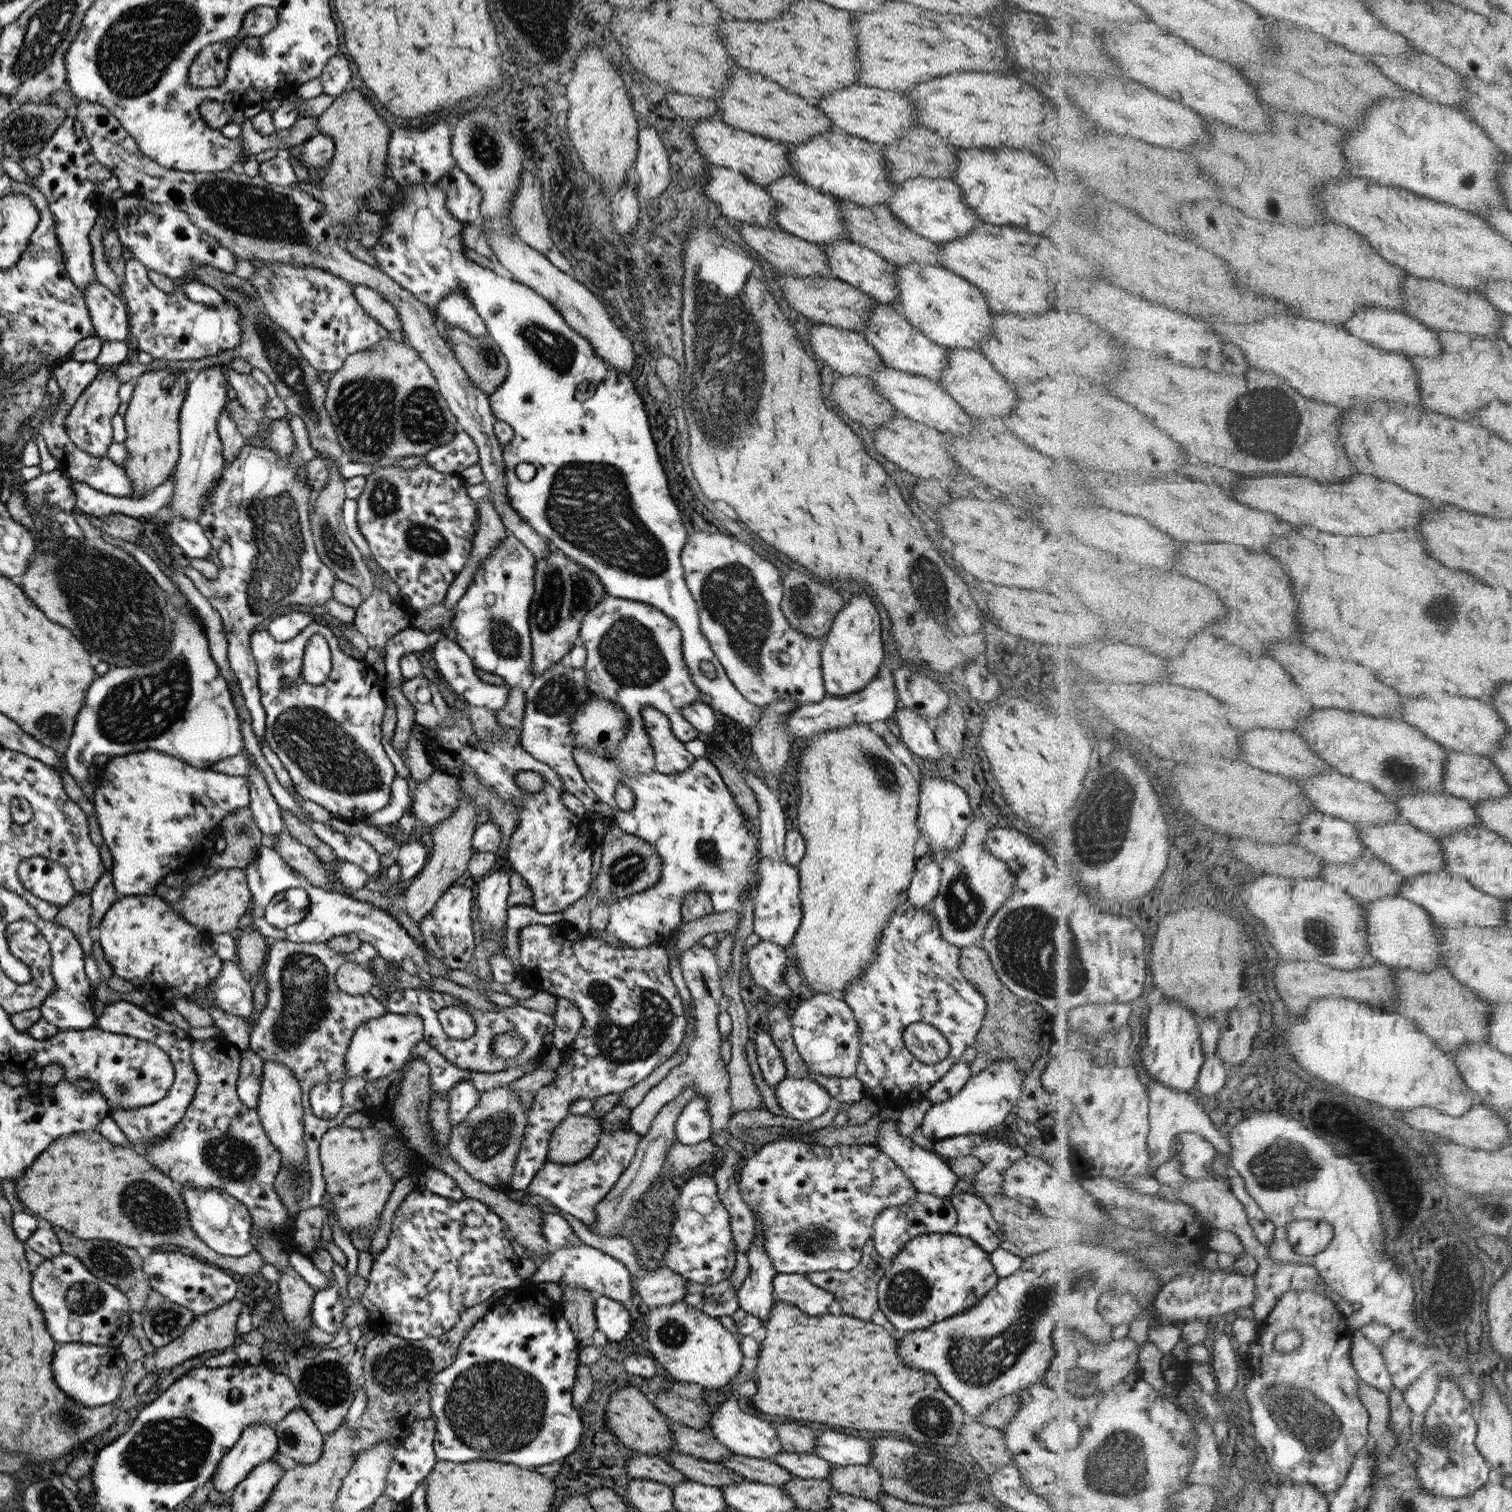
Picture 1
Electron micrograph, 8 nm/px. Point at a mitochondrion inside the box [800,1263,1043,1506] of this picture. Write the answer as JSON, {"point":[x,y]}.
{"point":[931,1475]}

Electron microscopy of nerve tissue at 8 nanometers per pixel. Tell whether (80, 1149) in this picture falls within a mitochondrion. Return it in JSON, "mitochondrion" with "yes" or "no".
{"mitochondrion":"no"}

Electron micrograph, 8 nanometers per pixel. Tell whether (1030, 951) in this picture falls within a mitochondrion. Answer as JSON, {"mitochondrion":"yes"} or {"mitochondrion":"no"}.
{"mitochondrion":"yes"}

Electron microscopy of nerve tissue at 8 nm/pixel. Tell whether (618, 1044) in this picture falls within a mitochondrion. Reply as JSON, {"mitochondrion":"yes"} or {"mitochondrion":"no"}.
{"mitochondrion":"yes"}

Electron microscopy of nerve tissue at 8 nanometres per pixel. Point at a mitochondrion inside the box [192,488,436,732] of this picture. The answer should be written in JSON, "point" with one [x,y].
{"point":[335,550]}

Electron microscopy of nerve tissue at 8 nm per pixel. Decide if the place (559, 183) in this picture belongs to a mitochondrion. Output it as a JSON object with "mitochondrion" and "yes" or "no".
{"mitochondrion":"no"}

